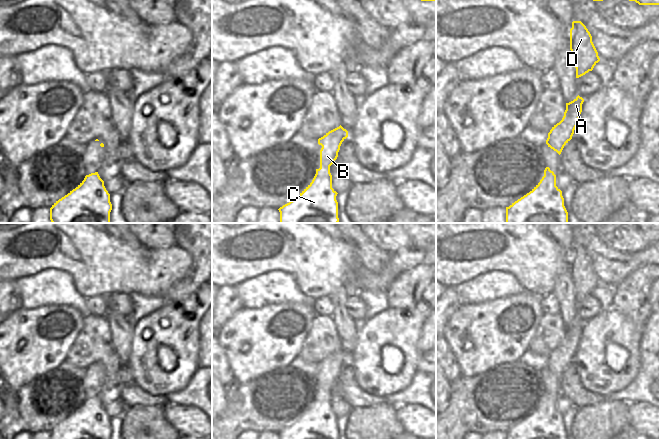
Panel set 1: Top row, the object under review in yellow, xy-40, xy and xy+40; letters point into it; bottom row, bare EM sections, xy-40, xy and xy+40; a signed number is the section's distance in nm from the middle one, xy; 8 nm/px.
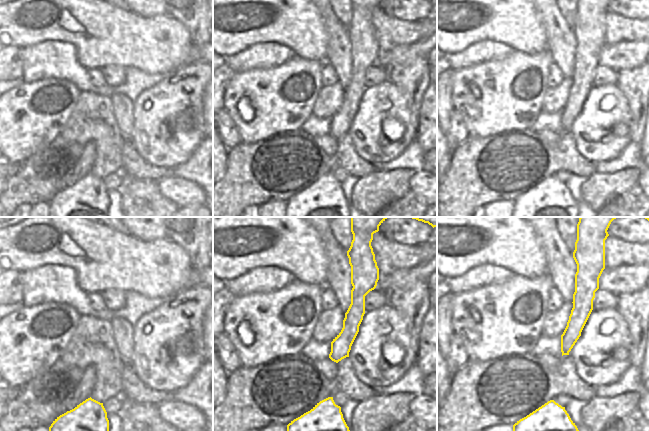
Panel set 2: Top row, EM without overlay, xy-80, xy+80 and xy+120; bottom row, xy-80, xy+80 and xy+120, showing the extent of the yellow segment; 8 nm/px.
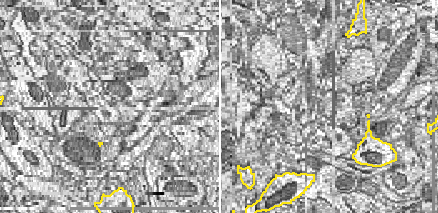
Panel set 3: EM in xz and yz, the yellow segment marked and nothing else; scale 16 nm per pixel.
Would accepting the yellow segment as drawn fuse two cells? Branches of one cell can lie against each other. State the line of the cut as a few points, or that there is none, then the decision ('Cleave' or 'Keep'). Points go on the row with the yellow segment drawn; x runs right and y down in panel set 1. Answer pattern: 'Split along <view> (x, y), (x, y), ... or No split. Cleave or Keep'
Split along xy (330, 165), (320, 167). Cleave.

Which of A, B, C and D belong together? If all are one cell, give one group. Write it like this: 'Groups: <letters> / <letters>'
Groups: A B D / C.

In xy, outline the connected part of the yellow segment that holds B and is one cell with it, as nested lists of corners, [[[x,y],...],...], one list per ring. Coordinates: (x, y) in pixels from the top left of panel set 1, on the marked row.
[[[341,125],[318,139],[320,150],[320,167],[332,165],[338,157],[342,142],[348,137],[348,131]]]

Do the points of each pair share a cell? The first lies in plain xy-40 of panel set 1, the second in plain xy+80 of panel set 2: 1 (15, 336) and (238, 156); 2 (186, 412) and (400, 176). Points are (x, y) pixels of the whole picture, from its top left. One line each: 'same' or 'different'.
1: different
2: different

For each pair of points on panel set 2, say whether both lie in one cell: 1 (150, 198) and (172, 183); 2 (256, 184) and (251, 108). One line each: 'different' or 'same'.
1: different
2: different

